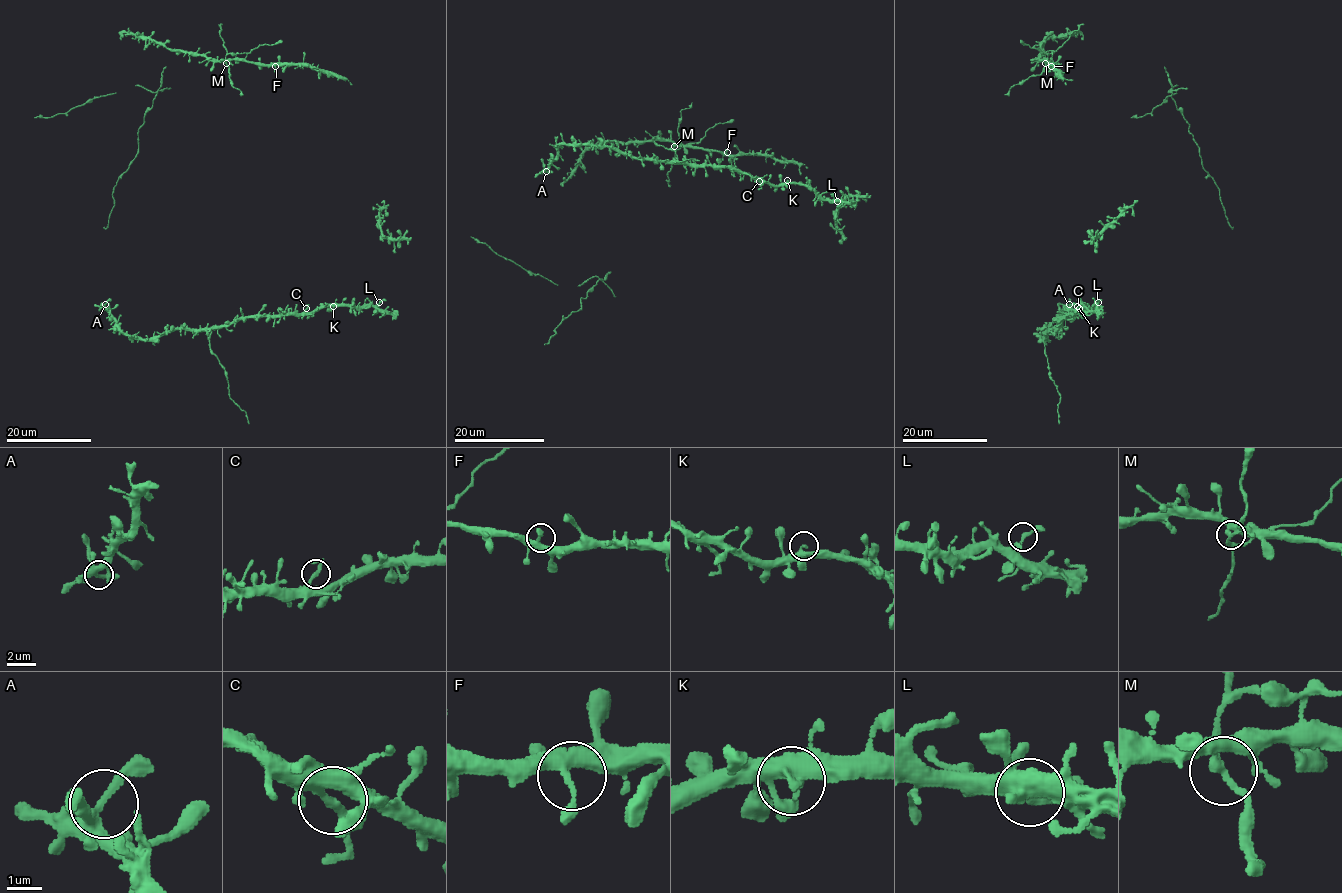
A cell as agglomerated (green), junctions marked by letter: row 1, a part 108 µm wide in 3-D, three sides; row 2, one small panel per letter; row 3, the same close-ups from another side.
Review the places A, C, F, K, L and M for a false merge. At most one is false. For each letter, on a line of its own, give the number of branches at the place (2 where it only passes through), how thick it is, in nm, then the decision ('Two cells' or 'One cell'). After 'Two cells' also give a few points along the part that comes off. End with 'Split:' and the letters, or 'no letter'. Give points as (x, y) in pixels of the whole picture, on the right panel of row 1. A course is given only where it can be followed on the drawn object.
A: Branches: 3. Thickness 240 nm. One cell
C: Branches: 2. Thickness 240 nm. One cell
F: Branches: 4. Thickness 320 nm. One cell
K: Branches: 3. Thickness 200 nm. One cell
L: Branches: 2. Thickness 220 nm. One cell
M: Branches: 3. Thickness 200 nm. Two cells
Split: M

